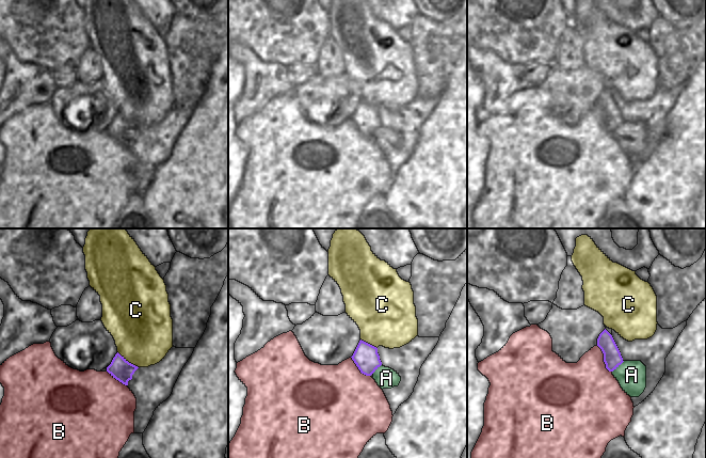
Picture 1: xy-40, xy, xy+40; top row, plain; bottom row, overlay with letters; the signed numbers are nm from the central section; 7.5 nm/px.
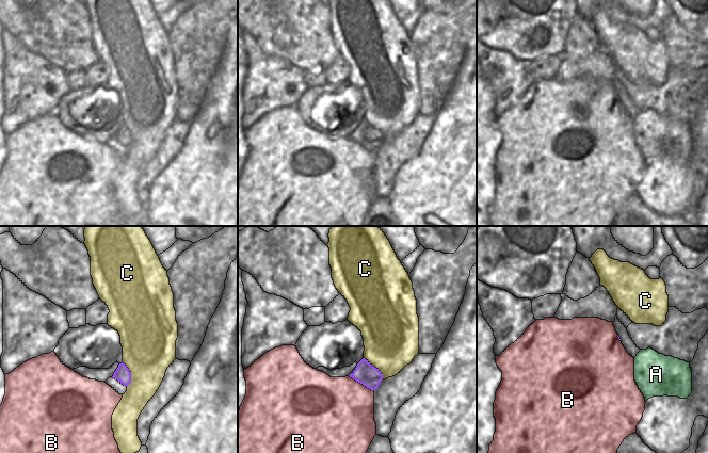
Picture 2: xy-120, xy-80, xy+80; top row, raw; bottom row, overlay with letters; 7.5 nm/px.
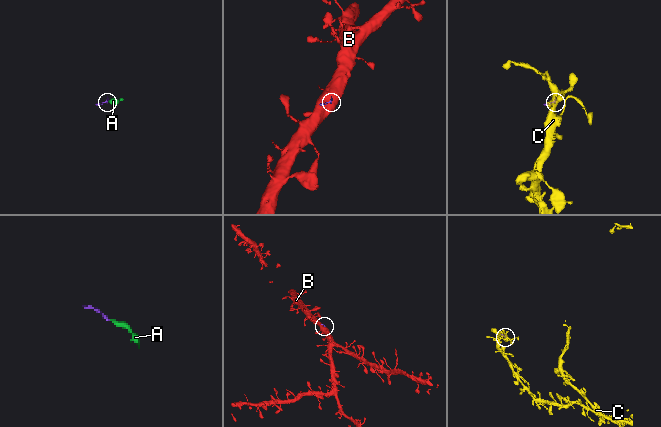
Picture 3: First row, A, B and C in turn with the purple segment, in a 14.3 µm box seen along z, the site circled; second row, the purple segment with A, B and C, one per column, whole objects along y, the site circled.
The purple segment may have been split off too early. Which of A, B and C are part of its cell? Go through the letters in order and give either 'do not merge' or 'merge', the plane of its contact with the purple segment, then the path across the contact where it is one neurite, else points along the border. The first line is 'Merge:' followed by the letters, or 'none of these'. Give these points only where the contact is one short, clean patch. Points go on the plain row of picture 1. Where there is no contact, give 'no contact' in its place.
Merge: A
A: merge | xy+40 | across xy+40 (612, 119), (618, 127), (631, 136)
B: do not merge | xy+40
C: do not merge | xy-40

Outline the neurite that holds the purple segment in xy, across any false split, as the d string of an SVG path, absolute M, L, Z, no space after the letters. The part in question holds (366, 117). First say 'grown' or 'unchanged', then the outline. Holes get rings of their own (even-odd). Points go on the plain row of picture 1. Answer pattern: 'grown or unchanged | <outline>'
grown | M360 100L351 119L362 135L373 137L382 151L399 146L401 138L394 130L382 126L376 108Z

